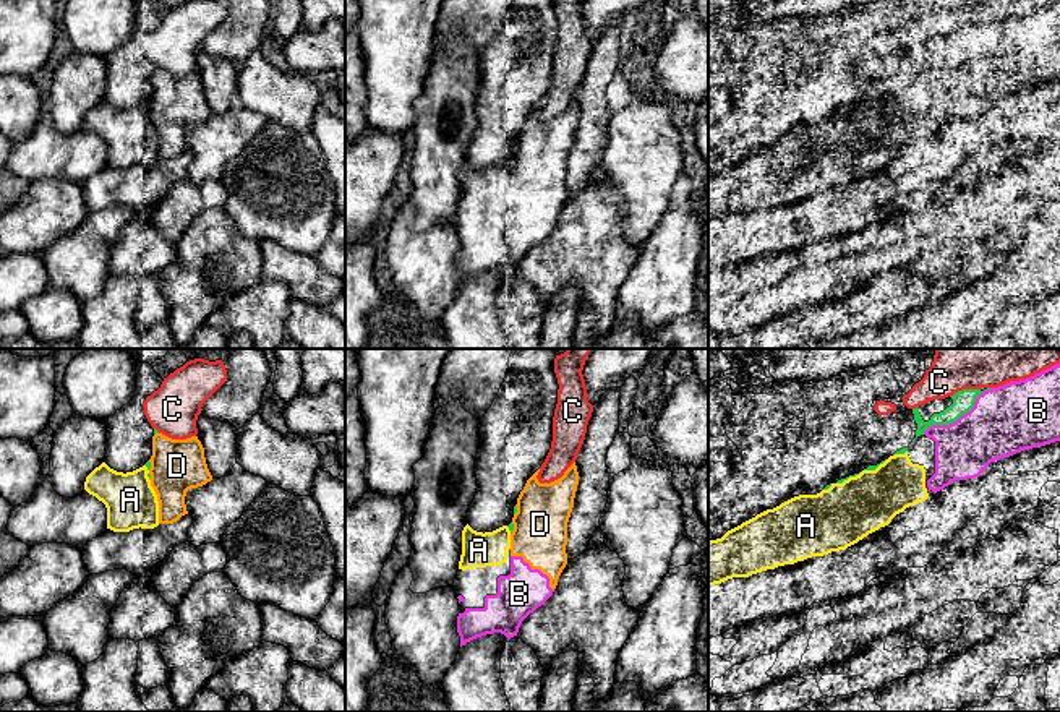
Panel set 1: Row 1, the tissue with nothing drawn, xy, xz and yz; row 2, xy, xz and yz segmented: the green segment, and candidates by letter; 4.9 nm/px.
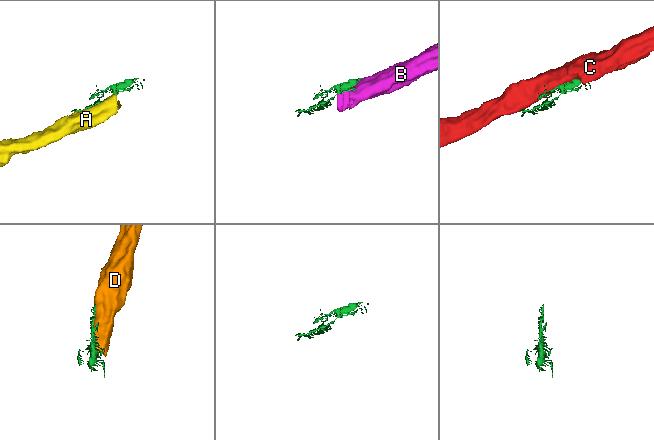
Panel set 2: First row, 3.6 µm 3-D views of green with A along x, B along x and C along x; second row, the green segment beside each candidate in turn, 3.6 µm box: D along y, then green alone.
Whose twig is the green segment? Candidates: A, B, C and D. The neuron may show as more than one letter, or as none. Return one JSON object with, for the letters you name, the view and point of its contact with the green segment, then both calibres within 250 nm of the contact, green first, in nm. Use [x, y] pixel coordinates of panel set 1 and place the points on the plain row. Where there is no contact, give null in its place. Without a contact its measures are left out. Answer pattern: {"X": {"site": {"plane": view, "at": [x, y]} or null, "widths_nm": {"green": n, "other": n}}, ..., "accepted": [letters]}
{"D": {"site": {"plane": "xz", "at": [512, 166]}, "widths_nm": {"green": 30, "other": 280}}, "accepted": ["D"]}

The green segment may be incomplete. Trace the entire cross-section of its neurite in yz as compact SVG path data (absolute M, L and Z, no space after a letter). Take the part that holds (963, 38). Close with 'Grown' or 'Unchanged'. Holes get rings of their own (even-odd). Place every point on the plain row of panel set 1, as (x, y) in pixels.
M963 26L951 32L953 41L940 50L934 50L929 58L924 58L919 45L913 45L917 60L916 75L932 62L950 62L974 44L976 34L984 29L981 26Z. Unchanged

